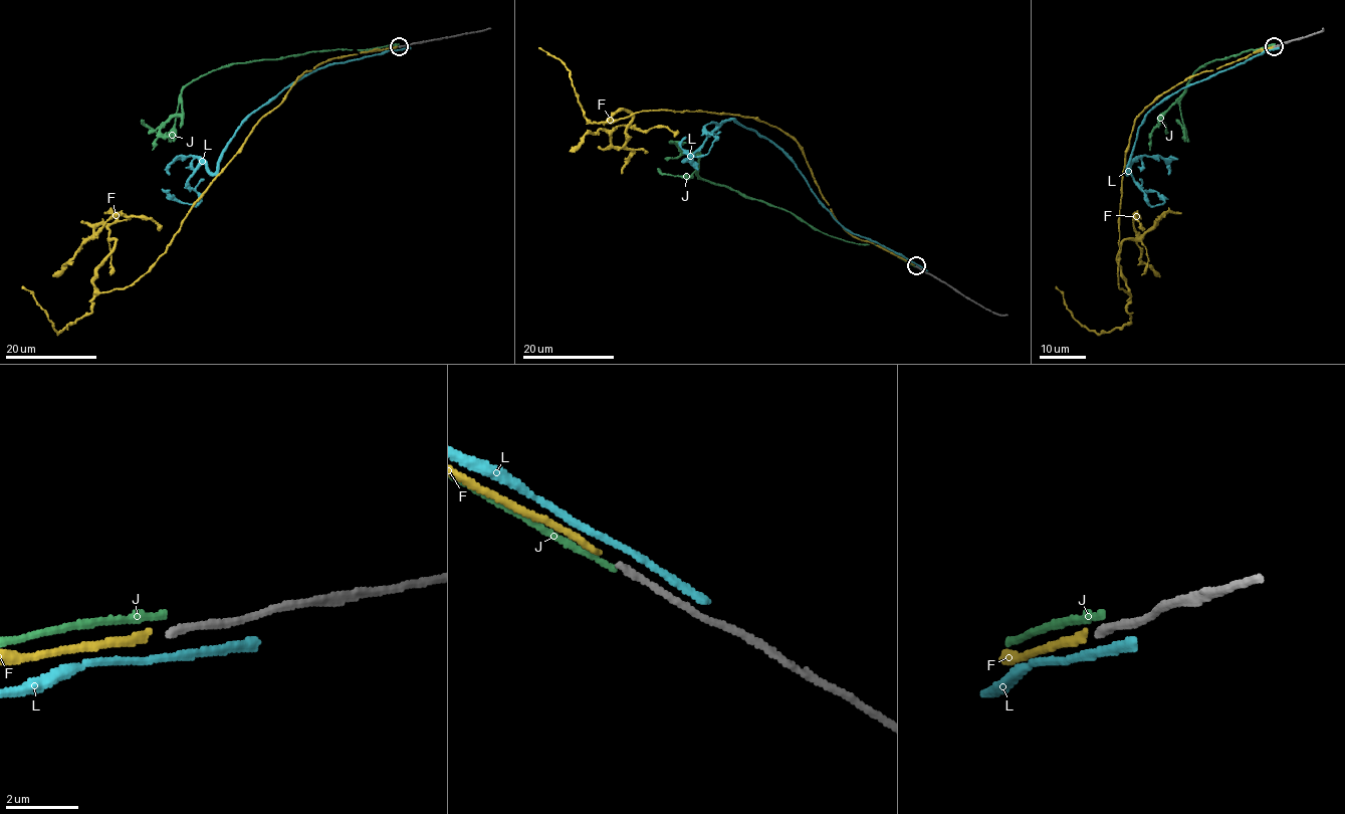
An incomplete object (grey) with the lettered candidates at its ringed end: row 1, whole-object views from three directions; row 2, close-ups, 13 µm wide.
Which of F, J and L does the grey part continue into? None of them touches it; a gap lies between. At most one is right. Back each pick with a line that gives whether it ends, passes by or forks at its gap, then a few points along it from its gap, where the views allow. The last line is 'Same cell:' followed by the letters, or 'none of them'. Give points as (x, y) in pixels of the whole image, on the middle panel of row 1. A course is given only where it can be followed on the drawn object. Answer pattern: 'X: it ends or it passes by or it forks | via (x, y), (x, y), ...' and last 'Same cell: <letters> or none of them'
F: it ends | via (914, 264), (841, 224), (777, 127), (610, 117), (632, 115), (613, 147), (618, 126), (676, 135)
Same cell: F

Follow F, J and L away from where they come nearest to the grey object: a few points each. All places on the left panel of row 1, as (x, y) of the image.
F: (397, 46), (306, 70), (156, 262), (100, 292), (92, 276), (115, 238), (93, 226), (124, 214), (160, 230)
J: (398, 44), (309, 51), (212, 69), (183, 89), (181, 114), (175, 115), (161, 130), (152, 150)
L: (401, 49), (299, 78), (236, 131), (218, 170), (203, 163), (194, 173), (195, 205), (169, 190)

